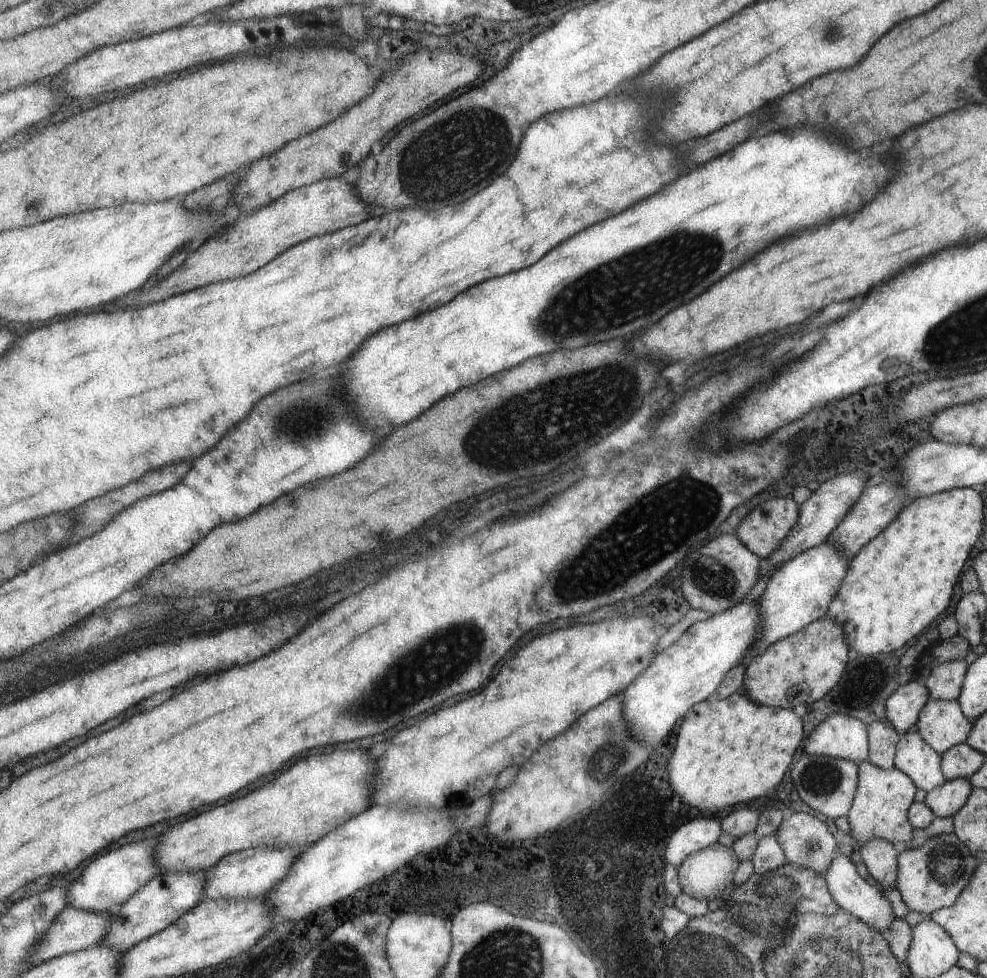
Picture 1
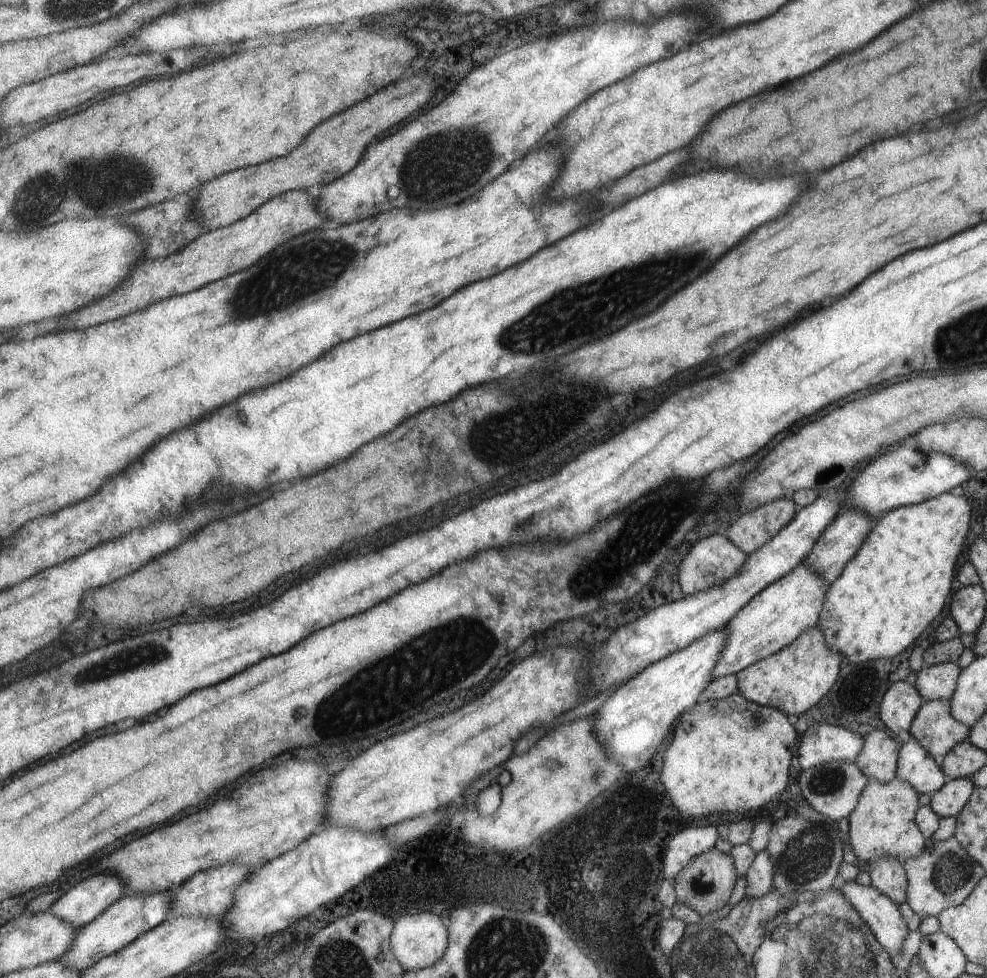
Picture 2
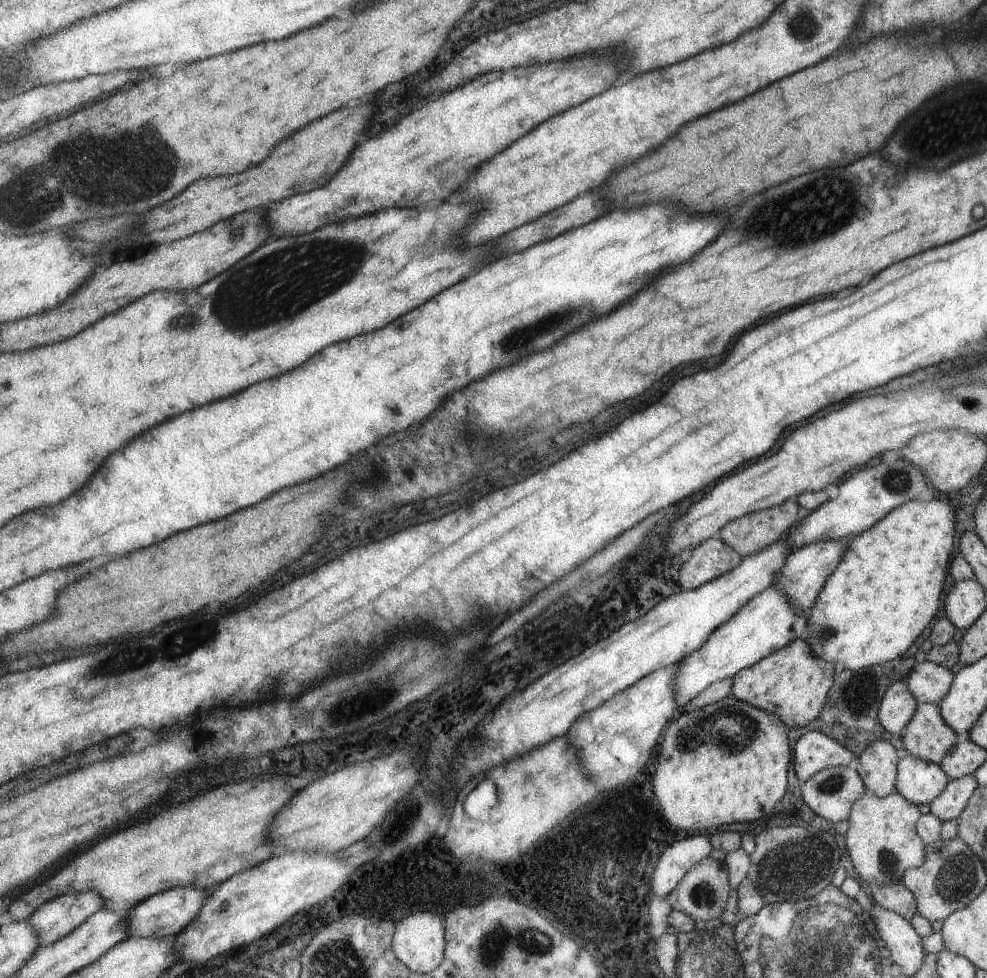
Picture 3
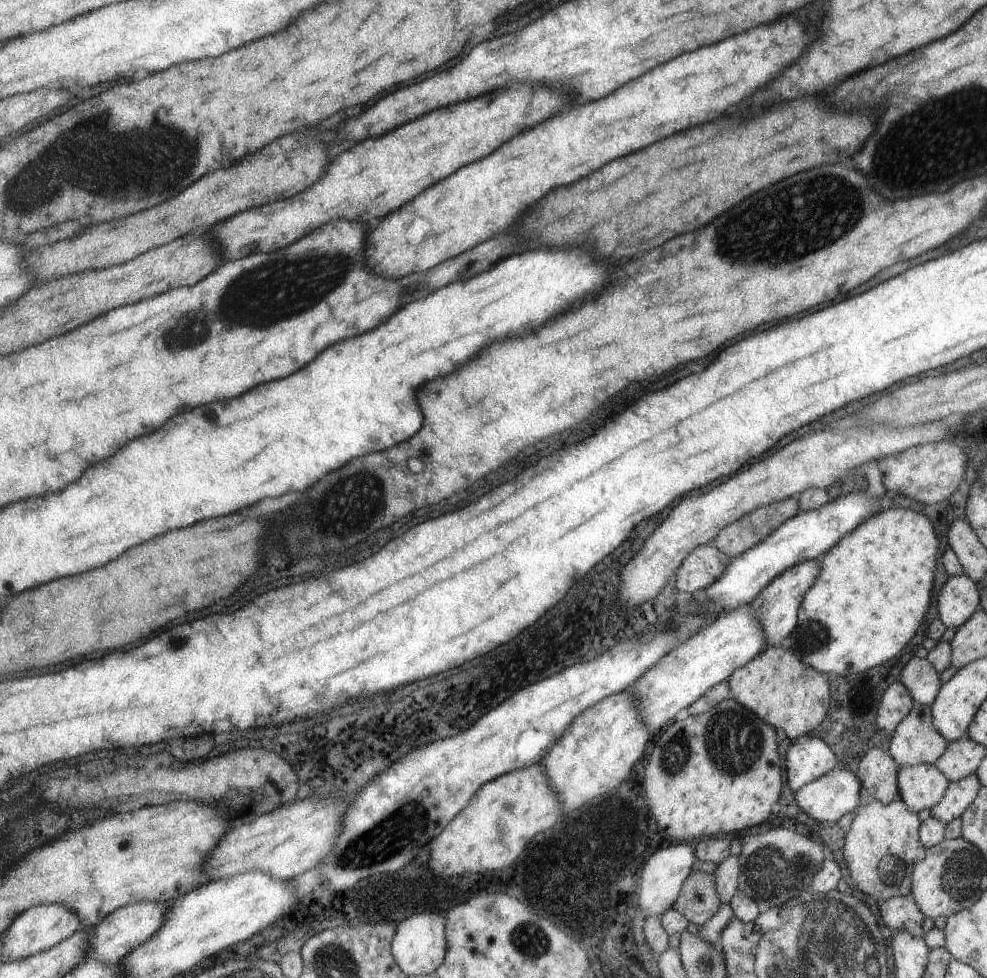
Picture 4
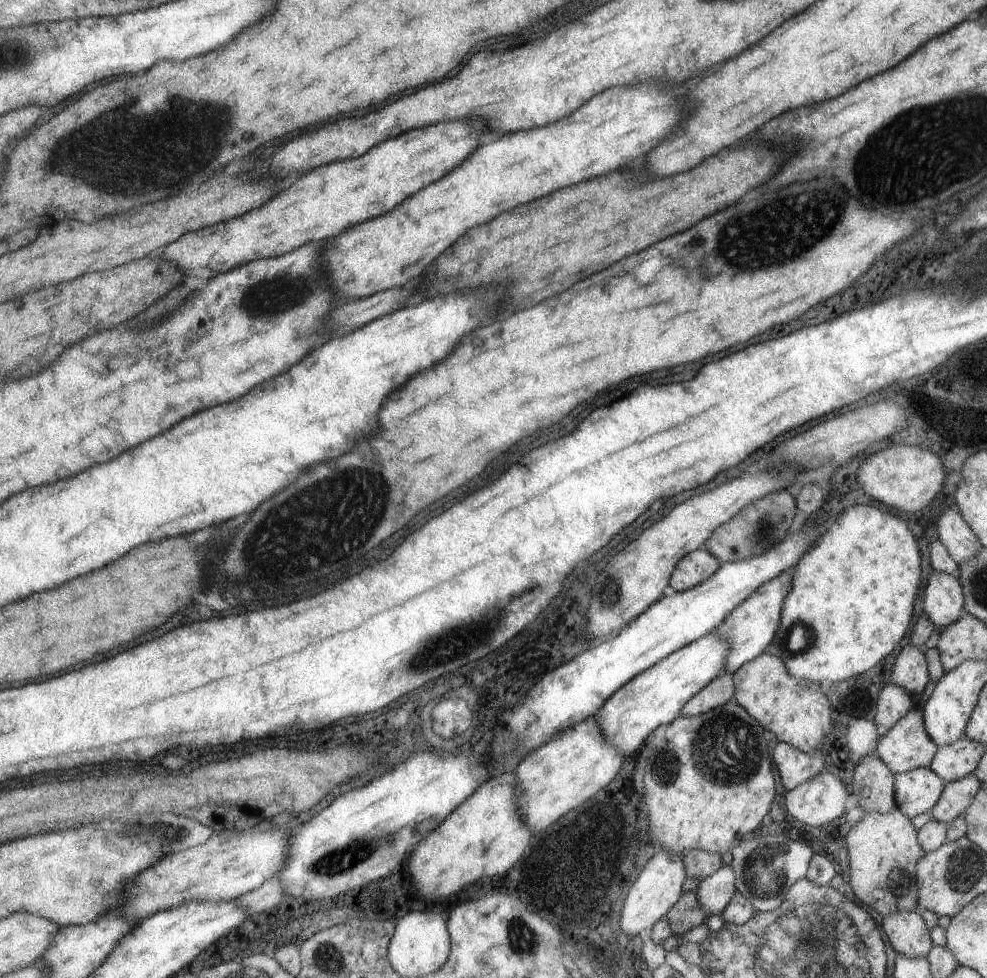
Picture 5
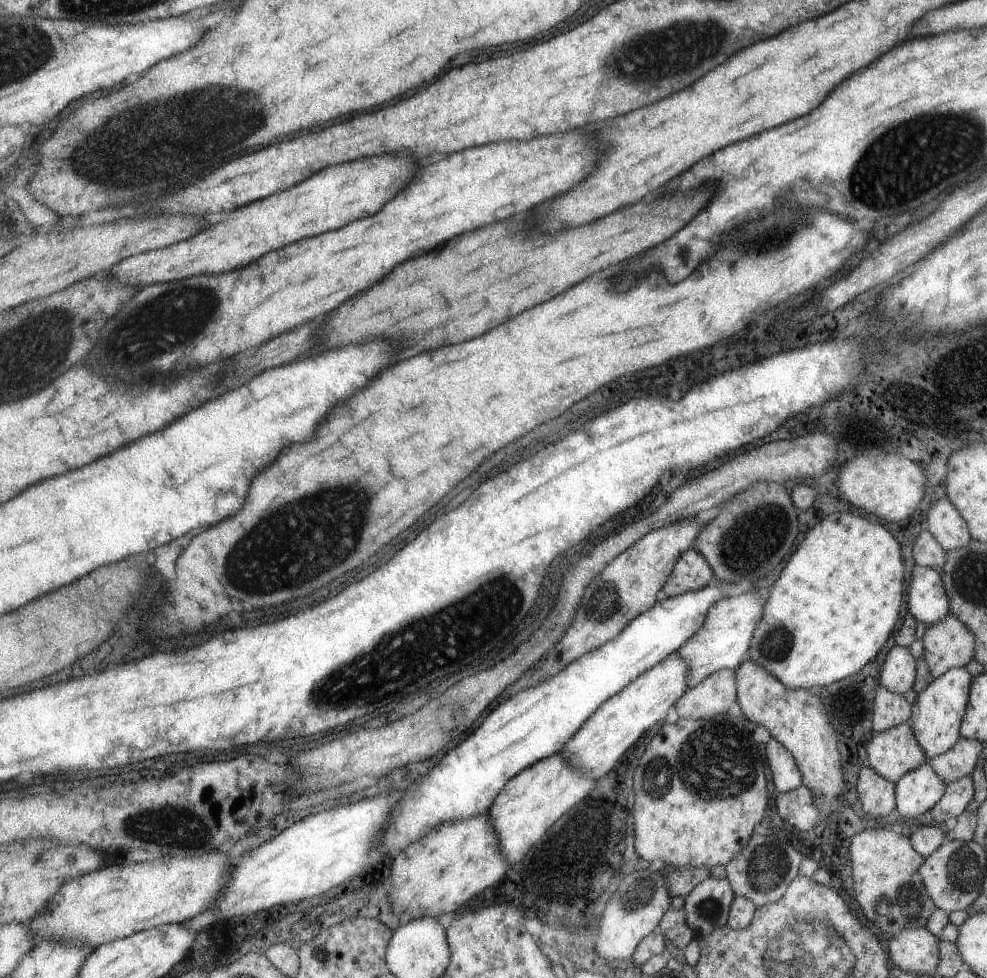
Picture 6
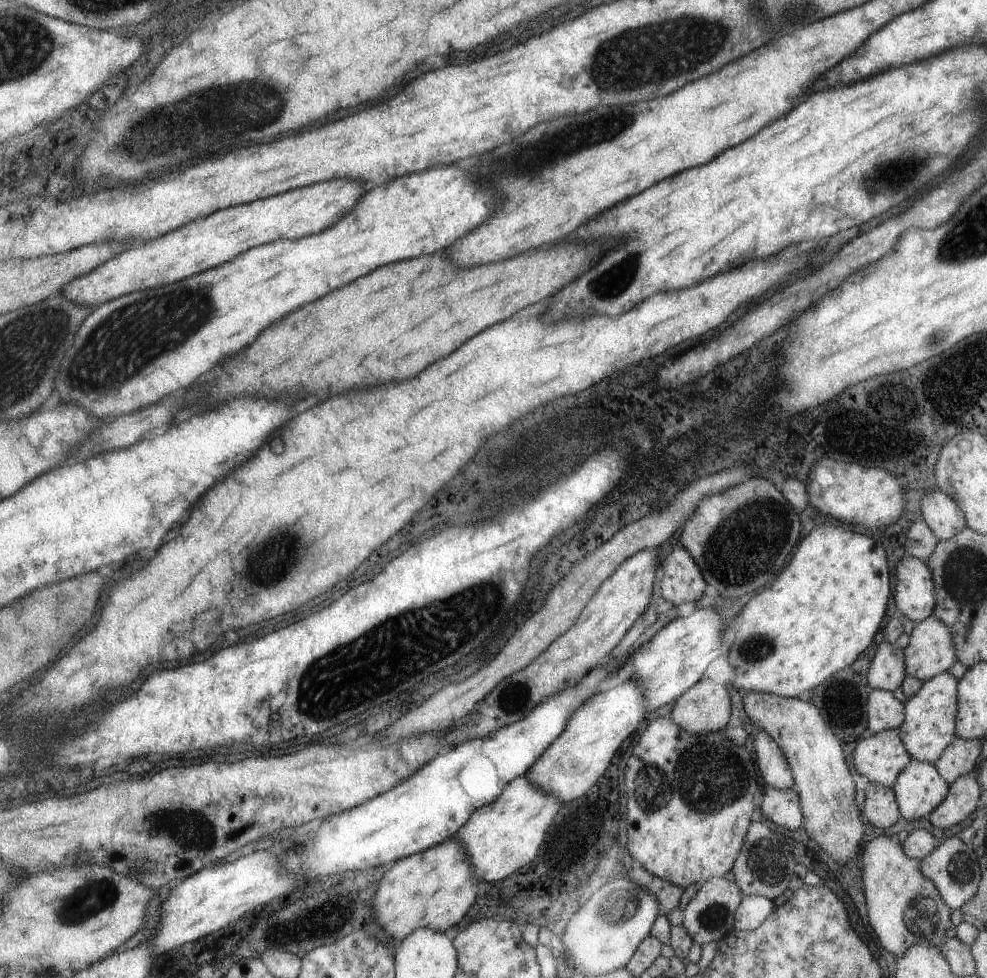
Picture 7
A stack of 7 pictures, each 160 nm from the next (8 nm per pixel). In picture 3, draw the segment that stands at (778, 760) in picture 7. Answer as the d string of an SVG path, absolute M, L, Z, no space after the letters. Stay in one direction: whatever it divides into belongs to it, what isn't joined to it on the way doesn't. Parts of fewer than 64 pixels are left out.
M817 731L805 732L793 744L792 773L800 783L821 769L837 765L847 767L854 761L854 756L847 747Z

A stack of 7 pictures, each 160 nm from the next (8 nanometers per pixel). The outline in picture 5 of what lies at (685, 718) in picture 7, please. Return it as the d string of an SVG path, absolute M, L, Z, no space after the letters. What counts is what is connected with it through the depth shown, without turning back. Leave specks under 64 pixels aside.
M723 673L715 677L703 690L699 691L689 702L685 704L682 714L688 717L696 717L710 710L727 704L734 699L736 682L734 674Z

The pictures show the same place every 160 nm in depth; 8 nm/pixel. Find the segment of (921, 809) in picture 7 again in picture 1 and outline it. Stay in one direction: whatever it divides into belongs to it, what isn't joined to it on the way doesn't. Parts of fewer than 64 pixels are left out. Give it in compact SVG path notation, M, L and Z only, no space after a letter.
M915 728L899 736L894 767L908 775L917 788L926 793L946 781L940 769L940 754L924 741Z

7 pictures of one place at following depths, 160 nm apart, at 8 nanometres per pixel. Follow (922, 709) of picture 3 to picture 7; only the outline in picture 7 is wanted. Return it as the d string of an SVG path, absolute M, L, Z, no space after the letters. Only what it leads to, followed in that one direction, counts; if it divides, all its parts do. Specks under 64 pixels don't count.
M887 729L859 738L852 750L852 763L869 783L892 787L905 765L911 761L898 729Z

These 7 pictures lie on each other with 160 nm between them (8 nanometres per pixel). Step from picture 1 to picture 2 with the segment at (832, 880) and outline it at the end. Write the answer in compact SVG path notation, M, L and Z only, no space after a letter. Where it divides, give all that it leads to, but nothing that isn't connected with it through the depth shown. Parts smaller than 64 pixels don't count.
M847 881L839 882L835 887L856 907L880 945L889 955L896 957L904 949L904 938L909 932L898 906L872 886L861 886Z

